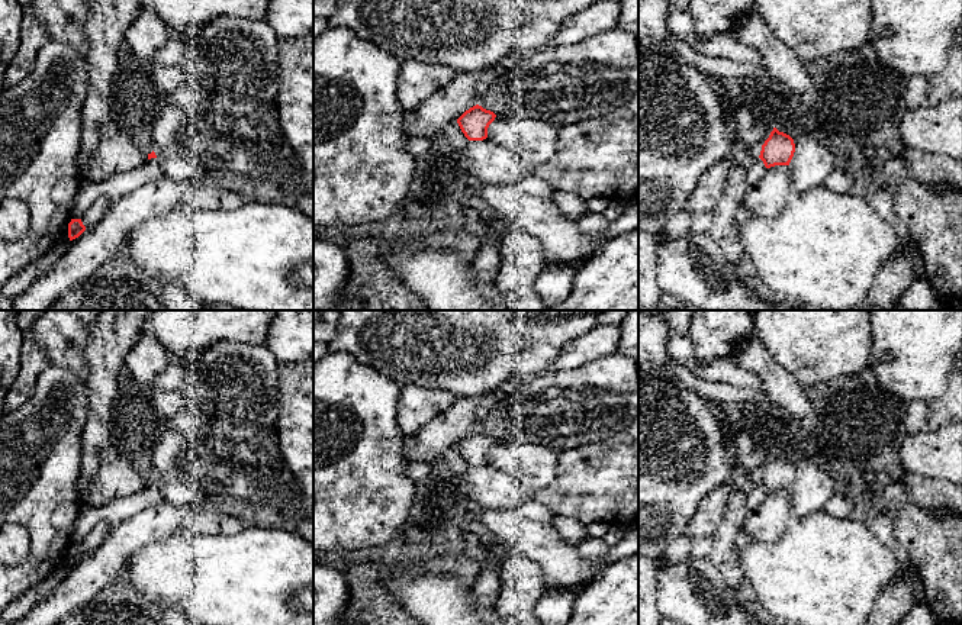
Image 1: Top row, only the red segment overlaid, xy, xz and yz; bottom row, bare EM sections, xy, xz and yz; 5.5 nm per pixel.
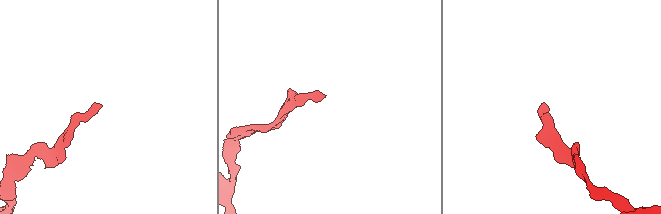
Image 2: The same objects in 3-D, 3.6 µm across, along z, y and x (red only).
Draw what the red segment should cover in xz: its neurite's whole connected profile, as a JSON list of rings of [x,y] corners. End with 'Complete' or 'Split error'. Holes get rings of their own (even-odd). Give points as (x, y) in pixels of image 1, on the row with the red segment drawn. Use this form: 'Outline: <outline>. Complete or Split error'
Outline: [[[476,104],[466,110],[457,123],[469,141],[483,141],[488,138],[488,128],[495,120],[496,115]]]. Complete

